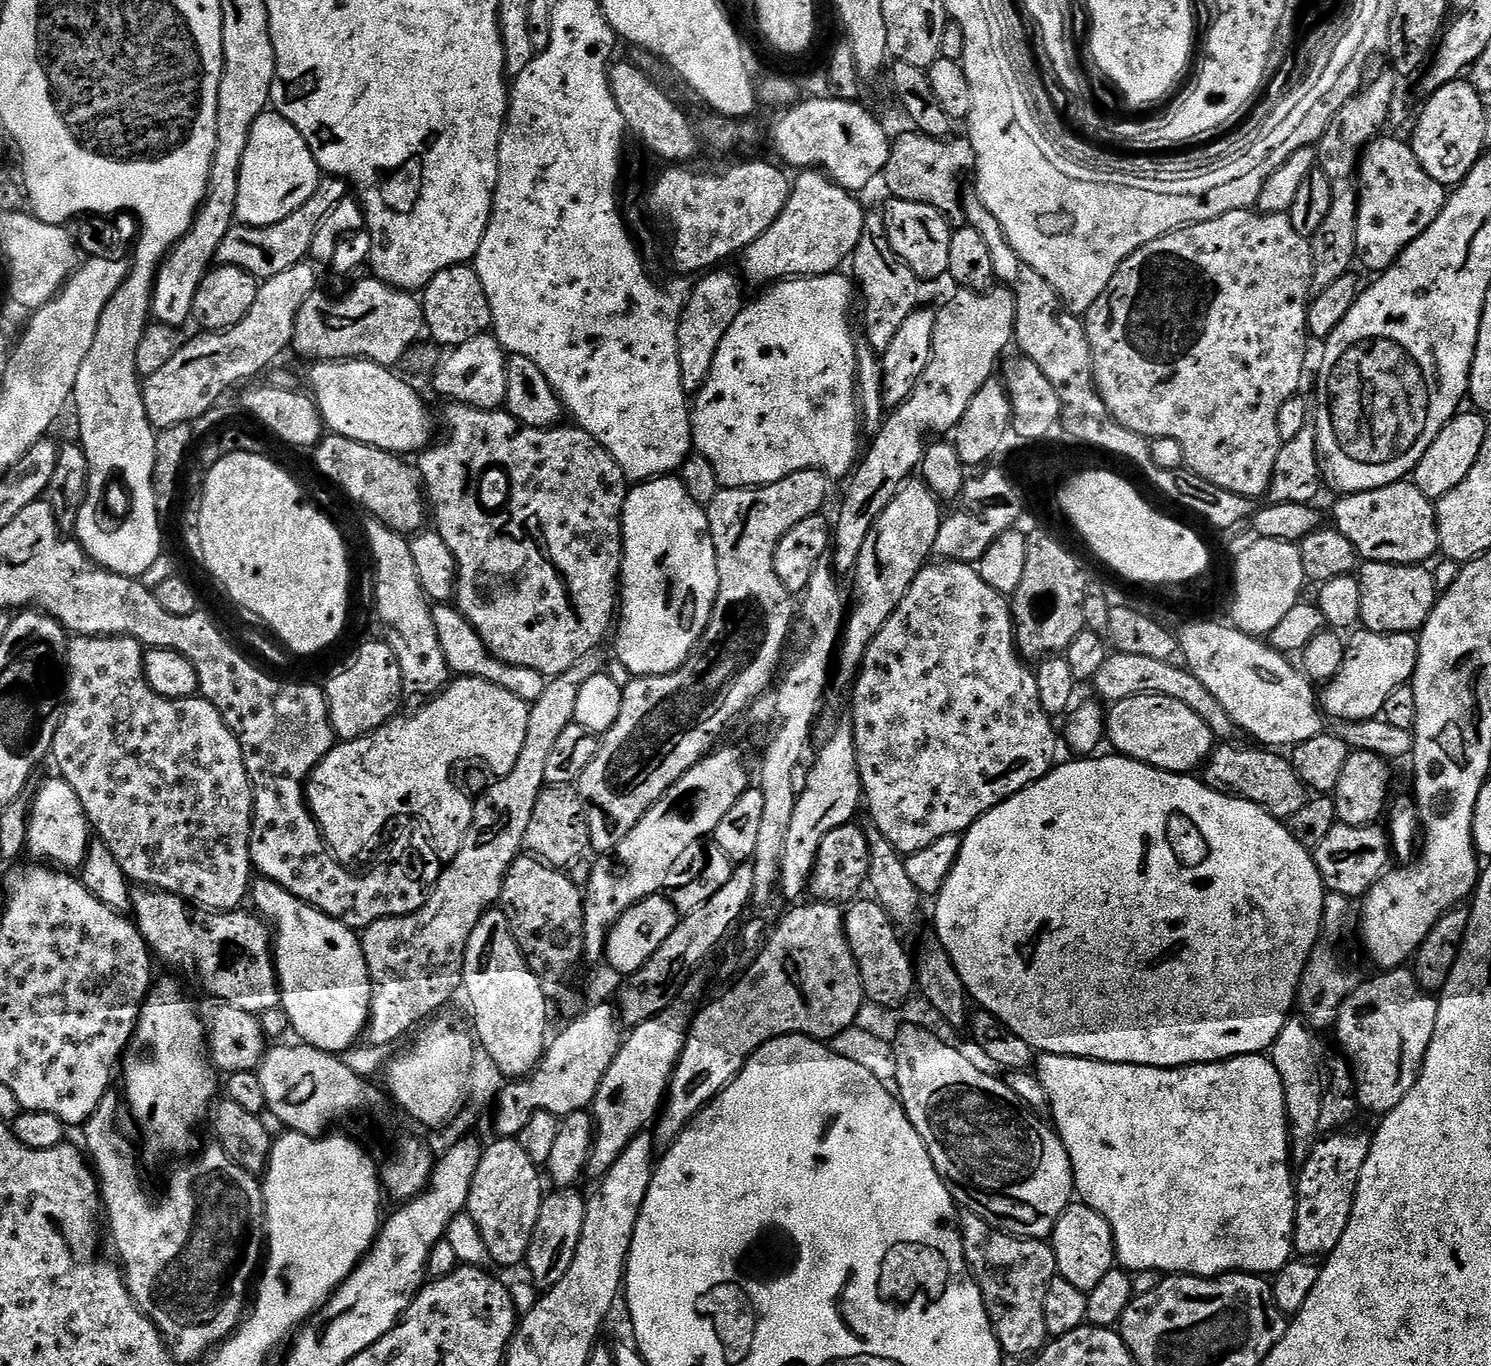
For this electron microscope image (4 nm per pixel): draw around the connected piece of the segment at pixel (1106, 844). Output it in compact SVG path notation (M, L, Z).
M1111 754L1095 758L1072 758L1069 764L1057 763L1052 771L1046 773L1041 780L1034 782L1028 788L1023 788L1009 800L1004 800L994 806L982 818L978 818L963 833L960 843L960 854L954 870L946 878L939 896L935 897L936 904L936 936L939 947L948 953L952 964L964 983L964 991L973 1001L980 1003L979 1007L985 1012L994 1014L1018 1034L1018 1038L1025 1040L1037 1053L1062 1054L1063 1056L1077 1056L1087 1060L1101 1060L1111 1064L1137 1064L1151 1068L1185 1068L1188 1064L1216 1064L1219 1060L1233 1060L1236 1056L1255 1056L1264 1054L1271 1049L1273 1042L1282 1034L1282 1026L1293 1015L1294 1005L1298 1000L1300 979L1304 973L1312 951L1321 943L1320 927L1326 924L1326 889L1324 879L1316 865L1313 853L1294 838L1288 829L1287 823L1271 816L1262 806L1249 800L1242 800L1239 796L1231 795L1223 790L1204 783L1203 779L1192 774L1179 772L1163 772L1149 764L1143 764L1129 756Z

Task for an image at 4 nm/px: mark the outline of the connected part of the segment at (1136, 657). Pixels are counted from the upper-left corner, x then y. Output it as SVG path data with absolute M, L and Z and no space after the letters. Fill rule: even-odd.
M1116 652L1109 655L1108 661L1096 675L1094 687L1096 687L1097 694L1101 696L1099 699L1108 700L1109 705L1135 696L1174 698L1178 702L1190 706L1190 710L1194 710L1194 714L1198 714L1198 718L1202 718L1202 722L1206 722L1206 726L1210 726L1213 737L1232 738L1235 737L1232 735L1237 735L1238 732L1235 722L1228 717L1226 710L1222 710L1218 698L1214 698L1214 694L1210 694L1210 690L1206 690L1206 686L1202 686L1202 682L1198 682L1196 675L1187 666L1158 662L1158 658L1146 658L1143 654Z

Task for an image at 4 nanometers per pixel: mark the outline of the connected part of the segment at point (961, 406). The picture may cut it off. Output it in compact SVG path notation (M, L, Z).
M993 286L986 292L956 290L956 293L949 298L948 305L936 312L934 350L930 354L930 366L926 366L922 378L918 378L918 386L914 386L914 394L910 394L908 401L895 409L879 425L880 433L873 438L869 448L867 445L862 461L847 481L849 492L845 494L844 501L840 504L840 513L837 514L836 520L834 516L834 556L836 552L834 568L837 573L851 573L855 569L858 554L862 554L862 546L866 542L866 534L870 534L882 510L890 506L892 499L900 493L900 487L908 483L913 473L919 469L920 463L924 461L924 449L930 440L928 435L931 432L948 434L959 428L962 414L966 414L970 402L974 399L974 394L978 394L978 390L982 390L982 386L986 386L986 382L993 379L995 372L992 371L995 370L1000 355L1007 350L1008 344L1010 348L1016 334L1014 330L1015 309L1016 303L1012 291L1003 286Z

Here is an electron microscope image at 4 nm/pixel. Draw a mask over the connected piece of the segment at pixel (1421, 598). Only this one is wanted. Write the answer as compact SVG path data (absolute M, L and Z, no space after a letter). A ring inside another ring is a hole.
M1365 563L1358 572L1362 590L1360 624L1369 632L1419 633L1438 599L1436 580L1426 569L1414 564Z

